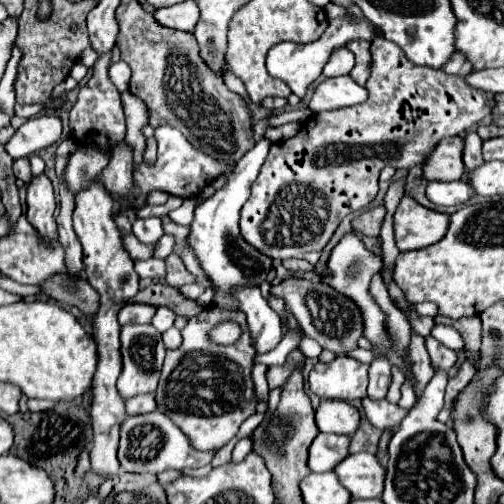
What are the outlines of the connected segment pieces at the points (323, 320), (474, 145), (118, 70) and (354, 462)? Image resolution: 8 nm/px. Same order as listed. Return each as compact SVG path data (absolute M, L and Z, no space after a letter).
M295 278L273 286L271 294L283 296L285 306L297 318L299 326L303 328L303 334L313 338L321 348L331 350L337 356L347 356L351 350L359 348L357 340L363 336L363 314L359 312L359 306L353 300L347 300L347 296L335 292L329 284L307 278Z
M467 132L463 136L463 162L465 162L465 170L473 170L479 164L483 164L481 144L483 144L483 140L475 132Z
M115 62L111 66L111 80L115 80L113 84L117 84L119 92L129 90L129 78L131 78L131 68L125 62Z
M369 452L349 454L335 466L335 474L351 498L379 498L383 492L385 470Z

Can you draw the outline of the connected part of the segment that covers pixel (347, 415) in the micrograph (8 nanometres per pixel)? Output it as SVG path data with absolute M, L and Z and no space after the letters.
M323 400L315 412L321 432L351 436L359 428L359 410L341 400Z

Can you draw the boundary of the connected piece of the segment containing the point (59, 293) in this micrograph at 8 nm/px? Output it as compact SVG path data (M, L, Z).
M61 272L53 276L49 282L45 282L43 288L45 294L53 296L63 304L77 306L85 316L95 316L99 312L99 292L95 292L85 278L77 280Z

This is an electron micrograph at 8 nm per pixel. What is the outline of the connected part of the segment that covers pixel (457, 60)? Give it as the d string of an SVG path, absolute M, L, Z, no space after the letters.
M457 52L457 54L453 54L453 58L443 66L443 70L445 70L447 74L459 74L459 76L465 76L465 74L471 72L473 68L471 68L471 62L469 62L467 58L463 58L461 52Z

